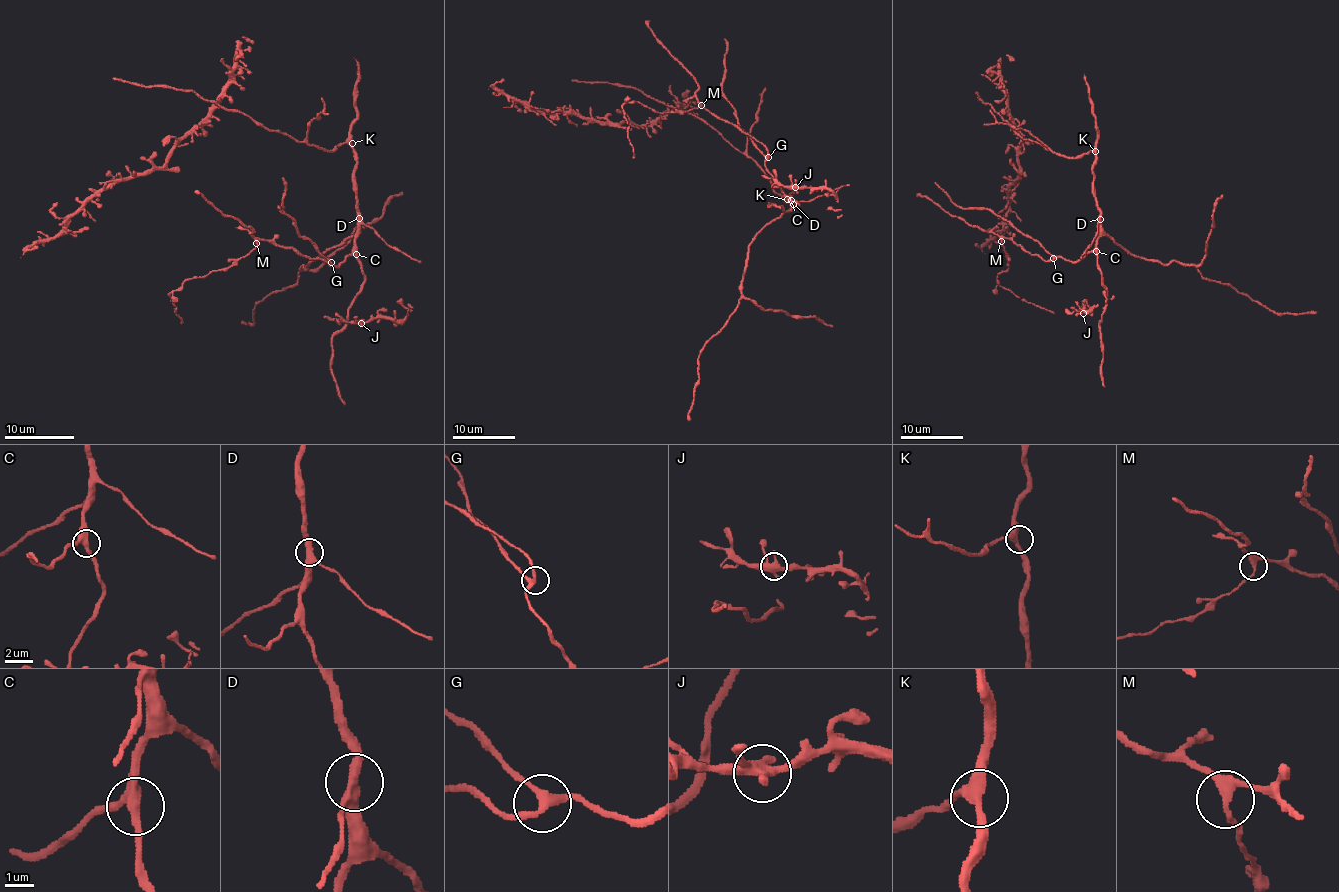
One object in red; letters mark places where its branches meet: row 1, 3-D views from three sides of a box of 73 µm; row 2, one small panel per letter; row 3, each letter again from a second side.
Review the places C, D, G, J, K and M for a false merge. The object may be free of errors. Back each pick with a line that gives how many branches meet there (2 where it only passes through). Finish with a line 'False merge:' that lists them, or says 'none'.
False merge: none

